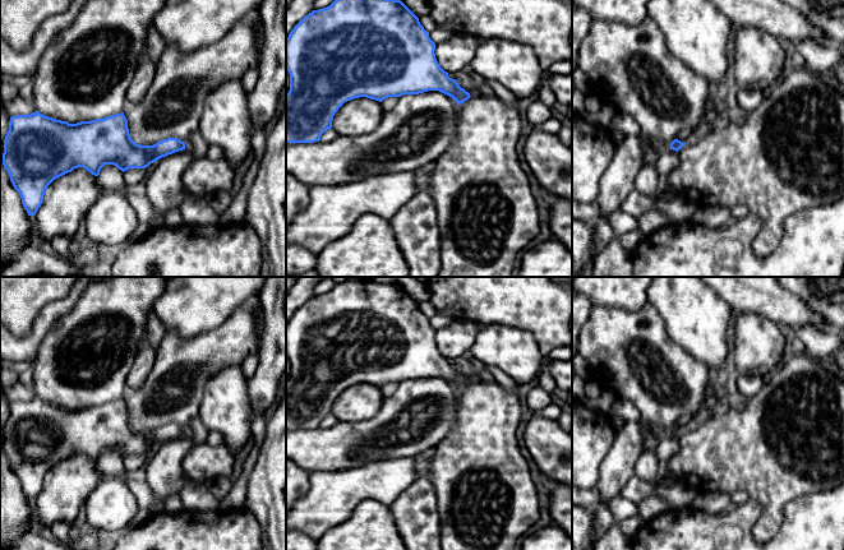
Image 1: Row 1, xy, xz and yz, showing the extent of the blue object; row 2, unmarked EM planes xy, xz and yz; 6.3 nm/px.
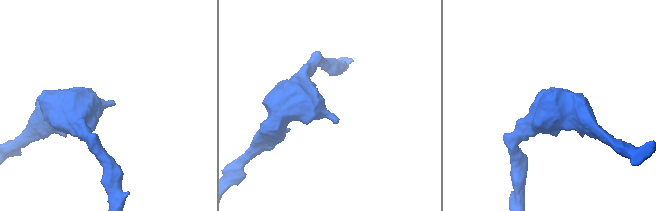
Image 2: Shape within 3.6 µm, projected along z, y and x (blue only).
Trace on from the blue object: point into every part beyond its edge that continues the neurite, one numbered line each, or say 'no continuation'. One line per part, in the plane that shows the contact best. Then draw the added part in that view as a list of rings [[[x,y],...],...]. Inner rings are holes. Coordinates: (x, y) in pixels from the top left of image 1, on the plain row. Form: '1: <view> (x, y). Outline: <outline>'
no continuation

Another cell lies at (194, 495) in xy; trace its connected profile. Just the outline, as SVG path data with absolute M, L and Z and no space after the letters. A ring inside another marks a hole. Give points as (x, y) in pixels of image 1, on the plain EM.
M186 480L179 491L179 498L185 510L221 510L221 499L209 491L208 484Z

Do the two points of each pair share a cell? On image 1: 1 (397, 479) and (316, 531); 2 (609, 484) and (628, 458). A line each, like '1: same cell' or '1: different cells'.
1: same cell
2: same cell

